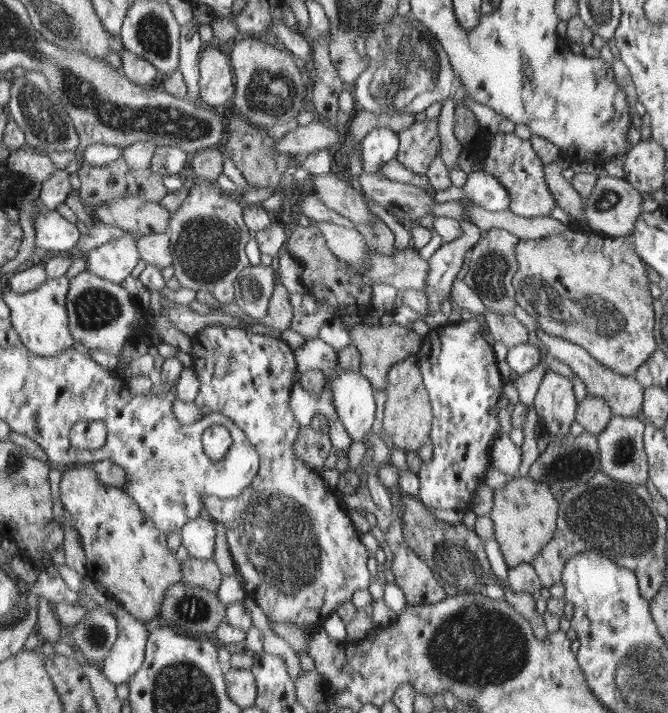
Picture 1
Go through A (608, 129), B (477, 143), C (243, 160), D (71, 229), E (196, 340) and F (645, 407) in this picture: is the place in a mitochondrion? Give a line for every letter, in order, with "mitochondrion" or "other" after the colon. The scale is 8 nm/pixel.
A: other
B: other
C: other
D: other
E: other
F: other

